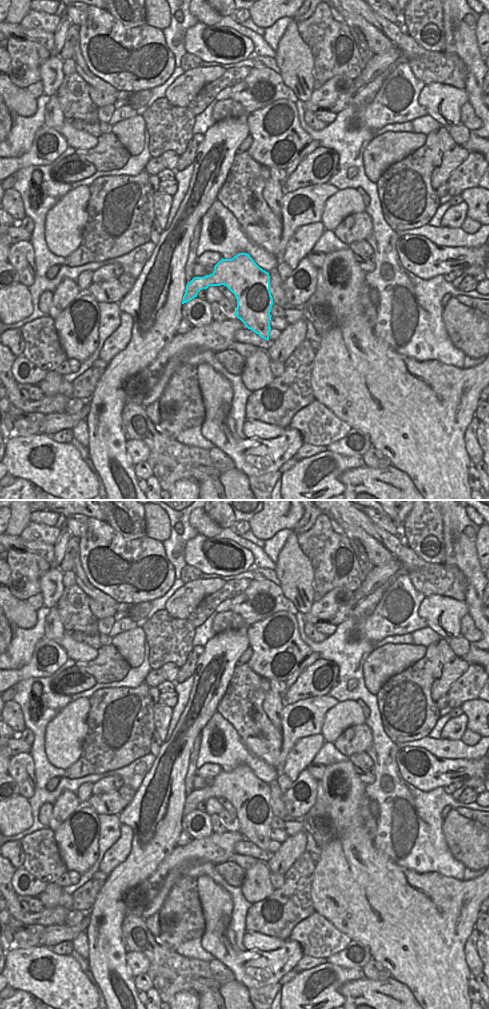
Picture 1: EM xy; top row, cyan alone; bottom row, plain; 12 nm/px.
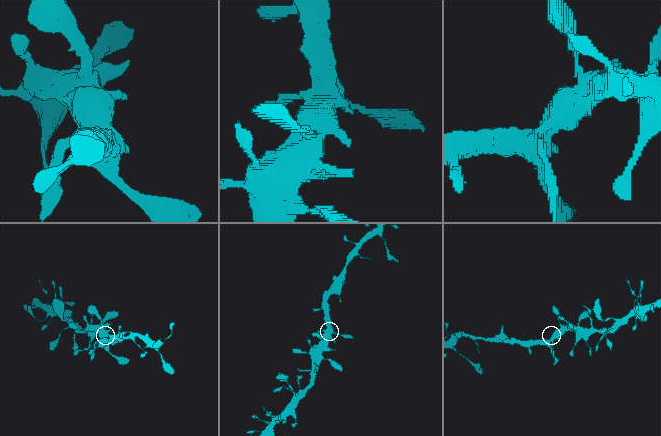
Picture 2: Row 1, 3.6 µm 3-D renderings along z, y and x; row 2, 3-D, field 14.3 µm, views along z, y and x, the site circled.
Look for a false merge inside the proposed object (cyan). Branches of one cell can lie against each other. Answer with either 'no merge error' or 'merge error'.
no merge error

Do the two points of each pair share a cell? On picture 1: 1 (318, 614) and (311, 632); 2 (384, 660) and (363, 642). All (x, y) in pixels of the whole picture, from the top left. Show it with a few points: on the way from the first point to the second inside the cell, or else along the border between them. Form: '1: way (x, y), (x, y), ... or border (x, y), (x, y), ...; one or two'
1: border (305, 614), (305, 619), (313, 625); two
2: border (376, 647), (366, 658), (363, 664), (363, 672); two

